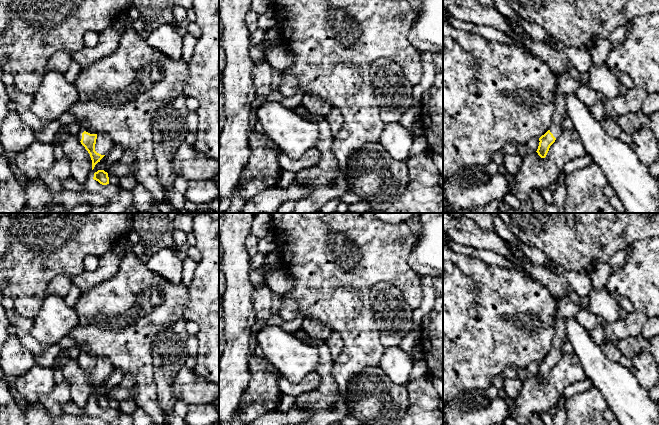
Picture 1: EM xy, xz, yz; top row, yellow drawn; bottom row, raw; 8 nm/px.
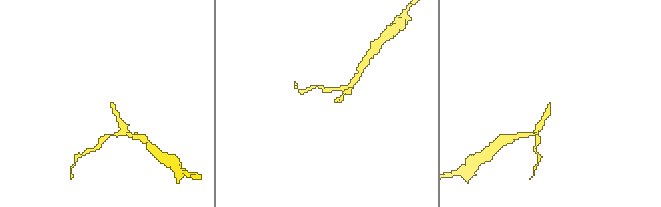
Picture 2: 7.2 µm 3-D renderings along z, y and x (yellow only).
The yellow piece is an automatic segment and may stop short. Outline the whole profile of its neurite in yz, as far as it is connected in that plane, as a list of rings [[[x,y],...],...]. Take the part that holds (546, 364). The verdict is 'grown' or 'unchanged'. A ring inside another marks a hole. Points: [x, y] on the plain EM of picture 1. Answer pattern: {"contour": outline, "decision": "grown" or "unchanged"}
{"contour": [[[566,292],[558,299],[558,307],[556,320],[554,324],[554,338],[552,341],[552,349],[550,353],[539,362],[539,370],[537,377],[541,382],[545,382],[550,370],[555,366],[556,362],[564,355],[563,345],[567,340],[565,335],[565,323],[569,318],[575,318],[582,309],[580,301],[574,300]]], "decision": "grown"}

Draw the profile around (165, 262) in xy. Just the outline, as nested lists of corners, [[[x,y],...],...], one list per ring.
[[[161,249],[150,257],[147,267],[167,281],[179,284],[182,281],[183,262],[172,249]]]

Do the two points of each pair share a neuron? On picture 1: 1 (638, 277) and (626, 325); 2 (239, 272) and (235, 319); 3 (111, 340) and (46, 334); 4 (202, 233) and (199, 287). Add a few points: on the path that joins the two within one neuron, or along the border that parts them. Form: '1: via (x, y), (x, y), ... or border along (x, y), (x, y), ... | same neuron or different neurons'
1: via (638, 289), (638, 313) | same neuron
2: via (238, 284), (238, 307) | same neuron
3: border along (76, 313), (78, 323), (67, 335) | different neurons
4: via (208, 246), (208, 274) | same neuron

